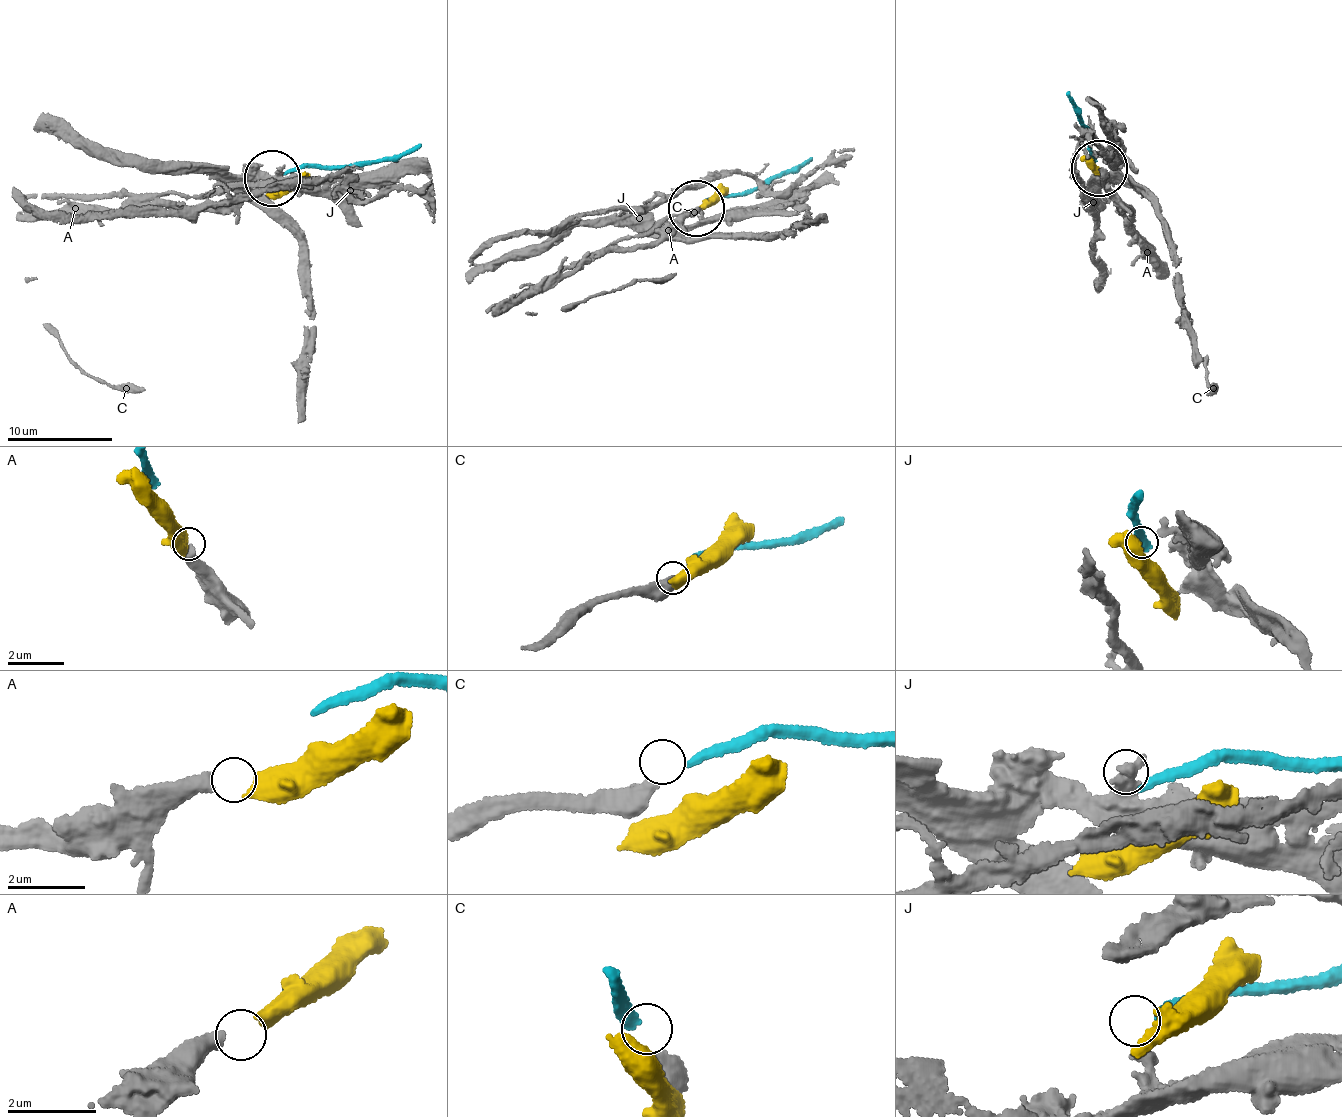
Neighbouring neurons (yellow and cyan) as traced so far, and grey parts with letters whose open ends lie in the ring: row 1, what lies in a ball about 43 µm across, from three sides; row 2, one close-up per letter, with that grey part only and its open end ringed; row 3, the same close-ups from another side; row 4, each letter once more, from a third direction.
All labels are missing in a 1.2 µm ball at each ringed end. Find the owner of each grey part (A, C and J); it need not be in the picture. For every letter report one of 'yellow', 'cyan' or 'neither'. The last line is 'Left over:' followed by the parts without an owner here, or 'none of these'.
A: yellow
C: cyan
J: neither
Left over: J

